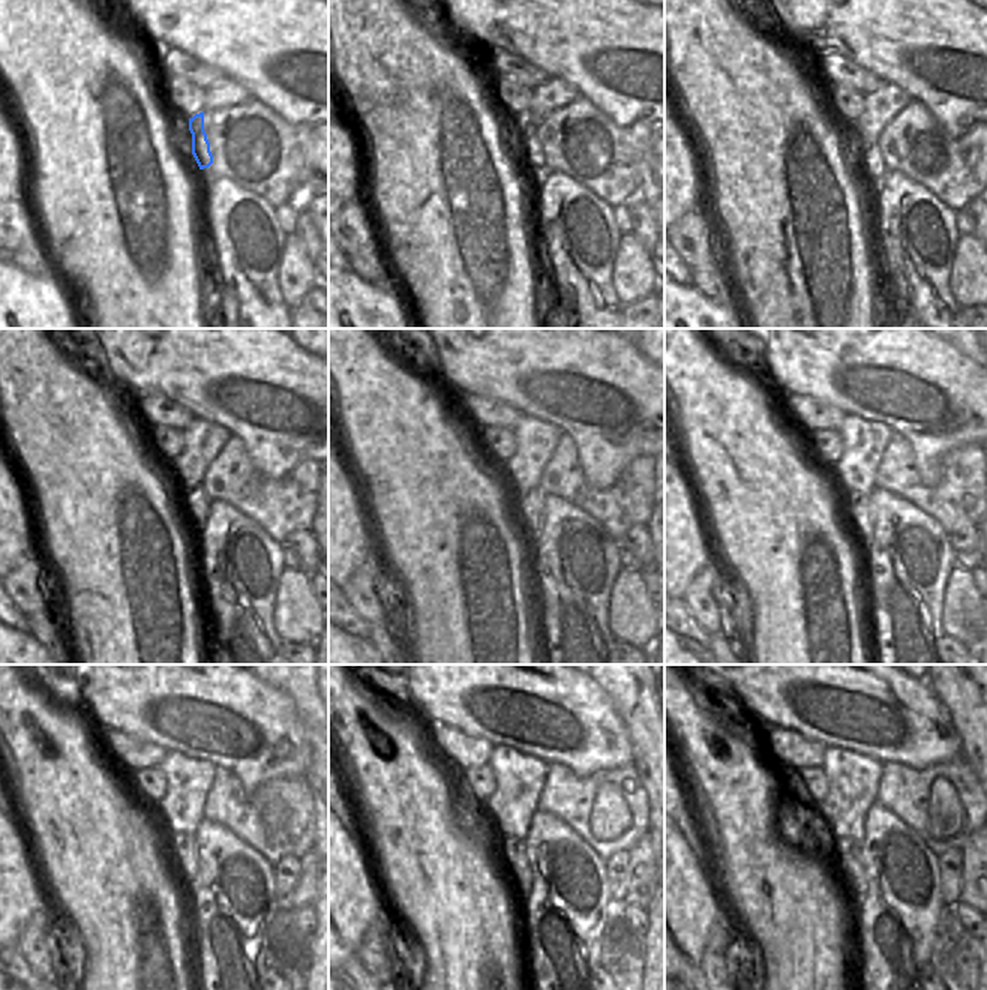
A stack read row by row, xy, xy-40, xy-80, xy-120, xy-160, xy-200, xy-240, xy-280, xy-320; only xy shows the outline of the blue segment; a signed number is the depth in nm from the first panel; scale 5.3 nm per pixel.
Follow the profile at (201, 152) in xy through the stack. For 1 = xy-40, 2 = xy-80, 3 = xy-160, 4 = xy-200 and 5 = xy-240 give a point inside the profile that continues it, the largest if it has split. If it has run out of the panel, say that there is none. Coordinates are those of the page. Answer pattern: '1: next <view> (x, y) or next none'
1: next xy-40 (534, 159)
2: next xy-80 (872, 164)
3: next xy-160 (530, 506)
4: next xy-200 (857, 506)
5: next xy-240 (182, 846)

